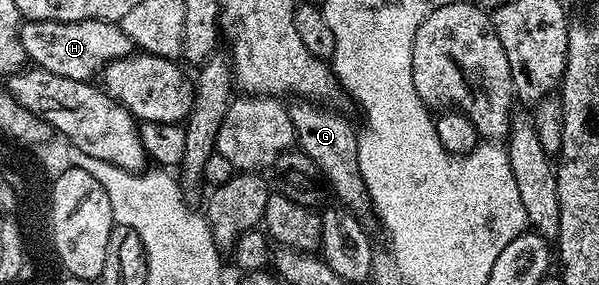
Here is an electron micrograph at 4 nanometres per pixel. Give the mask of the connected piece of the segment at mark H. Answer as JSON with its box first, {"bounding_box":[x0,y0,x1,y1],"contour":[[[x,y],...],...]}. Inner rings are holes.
{"bounding_box":[19,20,133,81],"contour":[[[28,20],[20,23],[19,37],[27,59],[34,67],[74,80],[90,81],[94,72],[95,75],[102,73],[108,64],[120,60],[122,56],[130,56],[133,52],[131,39],[118,23],[110,20]]]}

